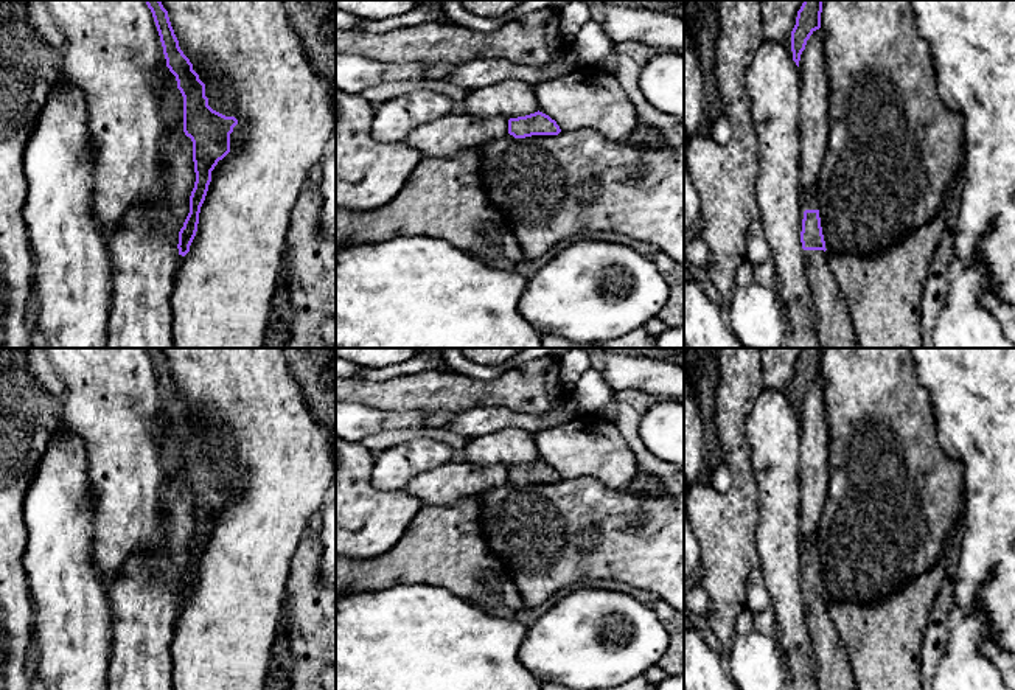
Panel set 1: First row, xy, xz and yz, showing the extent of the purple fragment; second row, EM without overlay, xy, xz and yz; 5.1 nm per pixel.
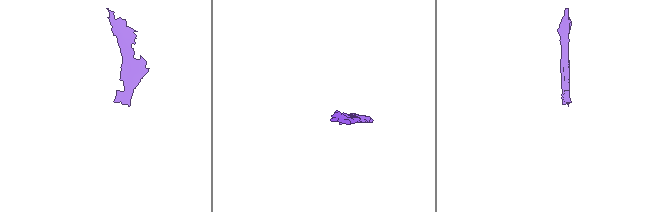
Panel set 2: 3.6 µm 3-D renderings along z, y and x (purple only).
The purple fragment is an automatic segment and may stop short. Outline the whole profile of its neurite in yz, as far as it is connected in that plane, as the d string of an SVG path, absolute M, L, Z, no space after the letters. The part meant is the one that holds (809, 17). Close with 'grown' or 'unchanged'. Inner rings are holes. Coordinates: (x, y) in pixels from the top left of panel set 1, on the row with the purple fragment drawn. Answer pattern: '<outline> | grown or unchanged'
M804 0L791 31L793 61L799 67L800 54L810 36L821 28L822 0Z | unchanged

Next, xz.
M542 112L508 120L508 134L514 138L532 135L558 135L561 132L555 120Z | unchanged

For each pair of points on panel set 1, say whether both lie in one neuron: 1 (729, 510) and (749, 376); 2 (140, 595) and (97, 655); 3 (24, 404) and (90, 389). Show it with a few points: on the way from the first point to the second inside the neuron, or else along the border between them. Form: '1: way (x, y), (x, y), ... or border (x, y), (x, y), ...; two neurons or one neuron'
1: way (740, 477), (740, 466), (734, 451), (734, 409); one neuron
2: border (109, 599), (111, 658), (106, 670); two neurons
3: border (61, 398), (67, 423); two neurons

